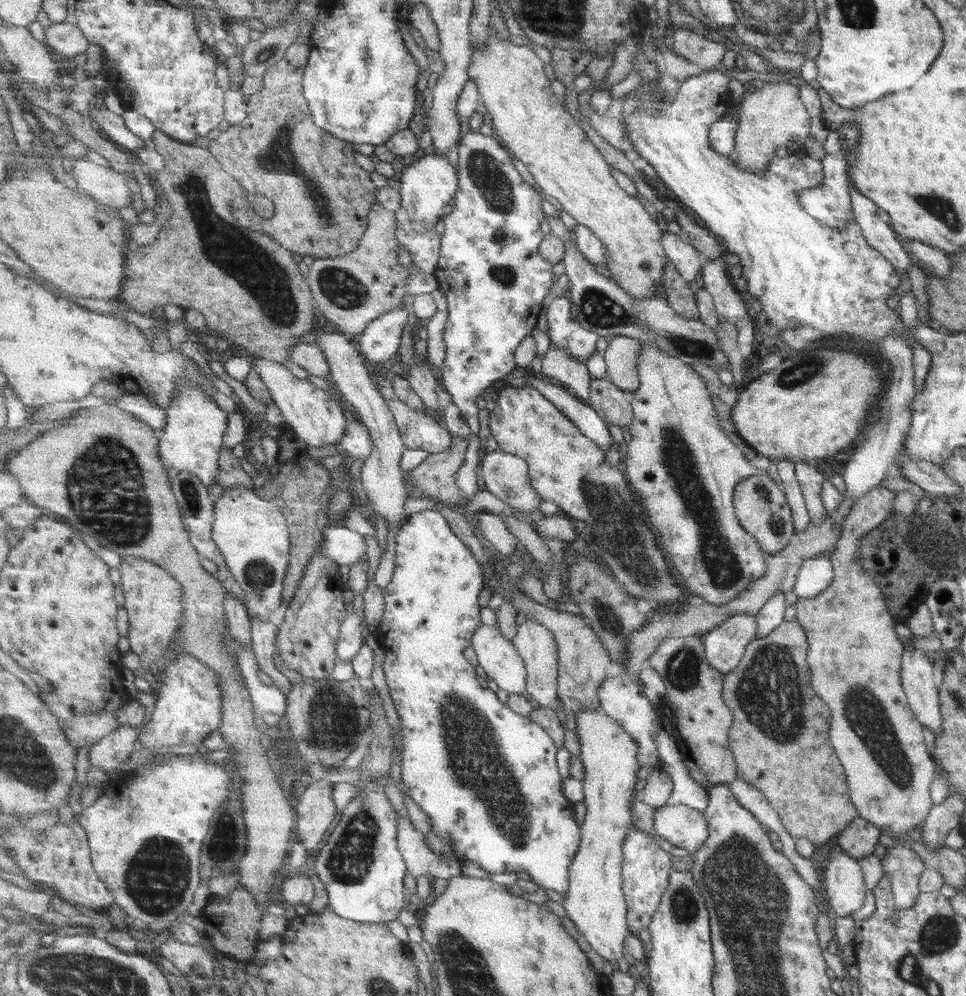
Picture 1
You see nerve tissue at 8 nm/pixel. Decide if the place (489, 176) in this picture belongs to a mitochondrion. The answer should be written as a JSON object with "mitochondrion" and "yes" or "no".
{"mitochondrion":"yes"}

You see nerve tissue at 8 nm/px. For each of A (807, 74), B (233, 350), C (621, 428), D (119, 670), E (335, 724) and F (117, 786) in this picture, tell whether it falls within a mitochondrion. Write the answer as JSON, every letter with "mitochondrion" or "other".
{"A":"other","B":"other","C":"other","D":"other","E":"mitochondrion","F":"other"}

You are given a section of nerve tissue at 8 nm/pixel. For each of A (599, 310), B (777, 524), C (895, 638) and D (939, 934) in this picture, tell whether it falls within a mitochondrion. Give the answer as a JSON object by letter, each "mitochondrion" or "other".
{"A":"mitochondrion","B":"mitochondrion","C":"other","D":"mitochondrion"}

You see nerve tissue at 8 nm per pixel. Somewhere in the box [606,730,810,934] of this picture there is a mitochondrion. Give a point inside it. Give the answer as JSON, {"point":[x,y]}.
{"point":[683,904]}

